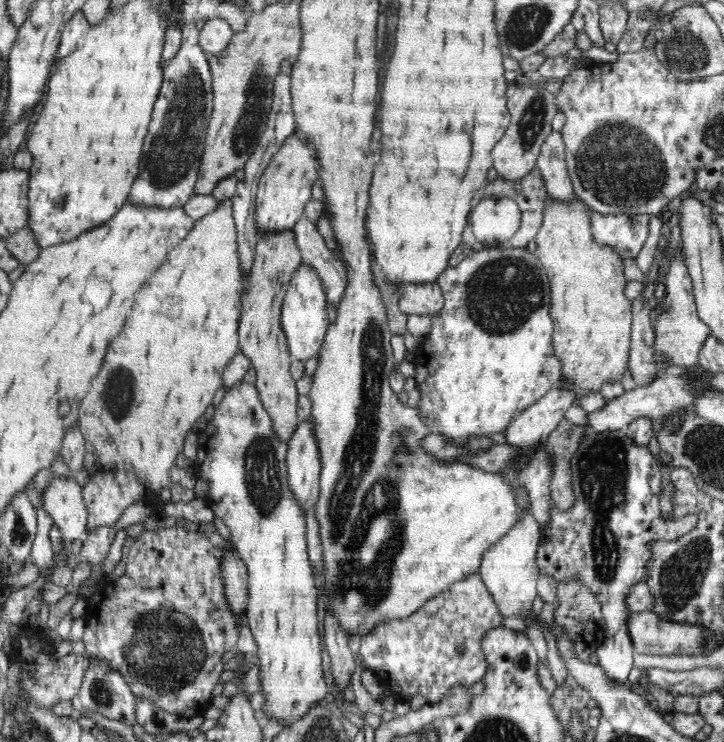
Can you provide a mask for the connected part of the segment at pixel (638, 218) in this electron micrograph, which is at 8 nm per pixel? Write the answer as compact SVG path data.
M589 212L592 238L598 244L609 246L618 256L635 258L648 240L647 214L600 214Z

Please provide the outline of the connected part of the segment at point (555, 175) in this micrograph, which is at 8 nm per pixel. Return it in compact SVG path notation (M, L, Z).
M546 140L542 144L542 152L538 155L537 165L547 190L547 196L553 202L576 200L577 196L568 174L563 140Z

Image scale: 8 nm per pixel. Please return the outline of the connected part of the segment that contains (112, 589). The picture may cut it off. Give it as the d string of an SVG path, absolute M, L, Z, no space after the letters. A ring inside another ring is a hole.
M174 526L168 527L168 534L166 534L166 528L164 527L148 527L134 541L134 556L128 552L124 574L113 582L103 582L95 590L94 594L87 599L87 609L84 614L86 628L82 638L85 646L85 658L95 658L97 662L106 660L109 662L109 668L117 670L125 678L125 681L136 697L144 696L150 702L153 702L154 706L159 706L162 710L166 710L170 714L184 718L203 716L205 710L212 705L212 690L219 683L220 673L224 671L222 669L222 666L224 666L222 655L236 646L239 634L237 619L230 610L228 601L224 596L223 578L221 575L222 558L224 558L224 552L213 546L209 538L203 536L197 530L189 530L184 526ZM152 544L156 546L156 550L150 550L150 554L156 552L156 556L150 556L148 562L146 562L144 554L146 554L146 548L152 548Z

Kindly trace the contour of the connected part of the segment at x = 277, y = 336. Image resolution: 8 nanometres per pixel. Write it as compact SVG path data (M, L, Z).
M293 229L282 230L282 232L268 232L258 236L256 254L254 254L254 265L249 277L249 288L242 301L241 317L239 320L238 335L240 340L240 353L244 354L251 362L251 368L255 370L255 385L266 413L272 419L273 431L282 442L290 440L294 430L298 426L297 406L298 394L296 381L290 374L291 358L288 351L288 340L281 326L281 308L286 296L289 283L292 281L294 272L301 266L301 256L298 245L295 244Z

